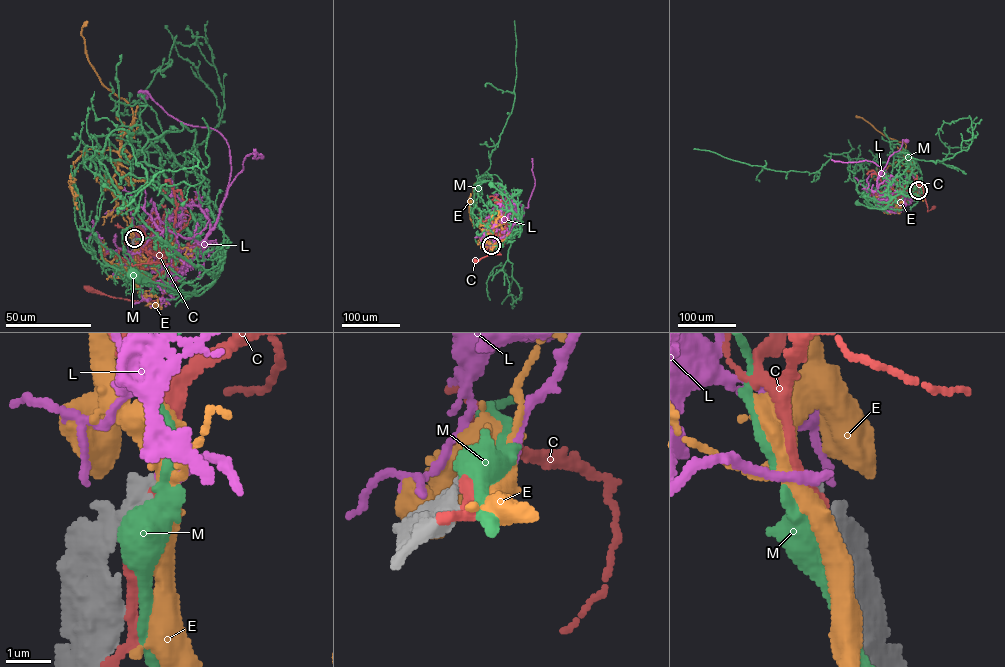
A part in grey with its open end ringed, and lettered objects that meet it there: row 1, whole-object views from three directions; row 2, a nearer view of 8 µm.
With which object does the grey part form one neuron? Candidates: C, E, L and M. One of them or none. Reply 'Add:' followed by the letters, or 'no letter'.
Add: no letter

